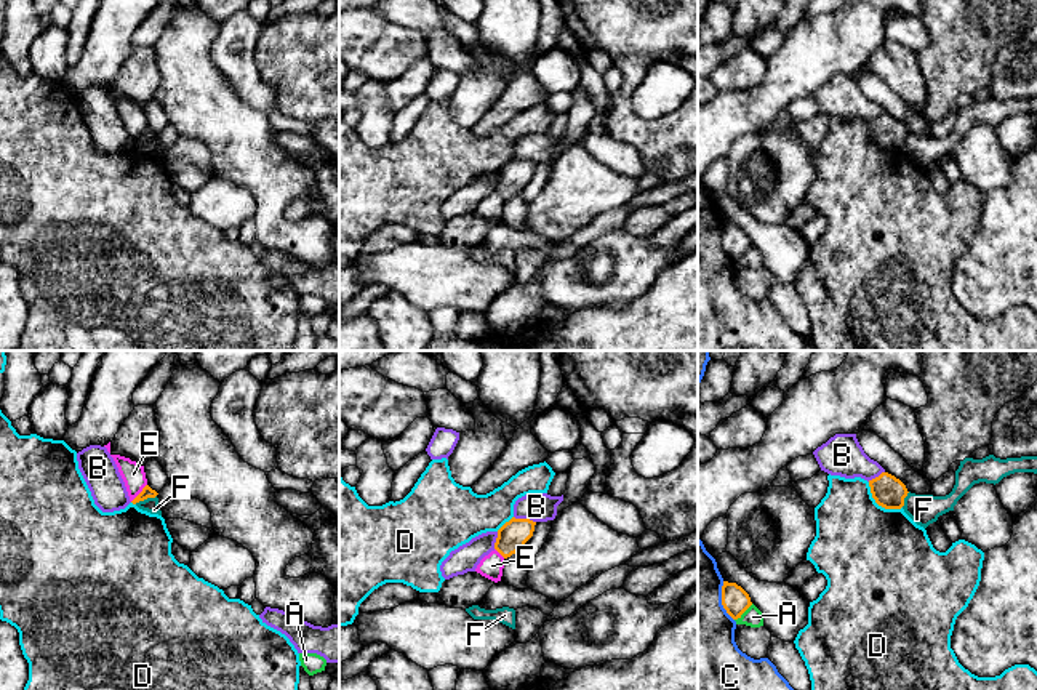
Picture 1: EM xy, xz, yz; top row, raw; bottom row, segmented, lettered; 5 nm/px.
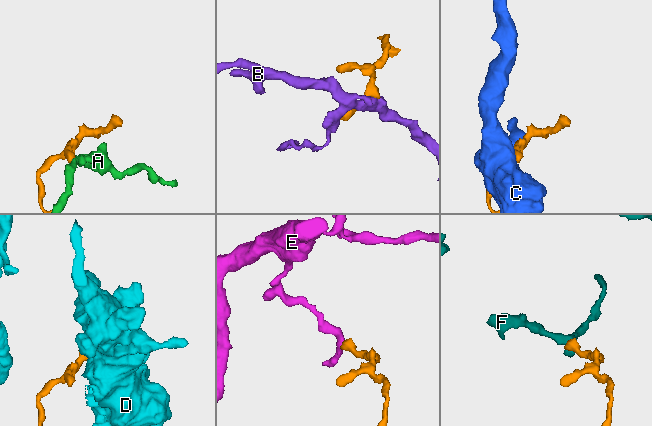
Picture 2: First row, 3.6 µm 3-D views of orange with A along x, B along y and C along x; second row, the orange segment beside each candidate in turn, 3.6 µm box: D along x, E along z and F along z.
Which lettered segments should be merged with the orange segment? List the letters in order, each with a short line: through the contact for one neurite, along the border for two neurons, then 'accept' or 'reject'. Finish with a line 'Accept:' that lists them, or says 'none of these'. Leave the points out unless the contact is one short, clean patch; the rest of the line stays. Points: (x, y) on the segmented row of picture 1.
A: line yz (752, 604), (735, 620); reject
B: reject
C: reject
D: reject
E: line xy (146, 484), (132, 501); reject
F: line xy (156, 495), (135, 503); reject
Accept: none of these

